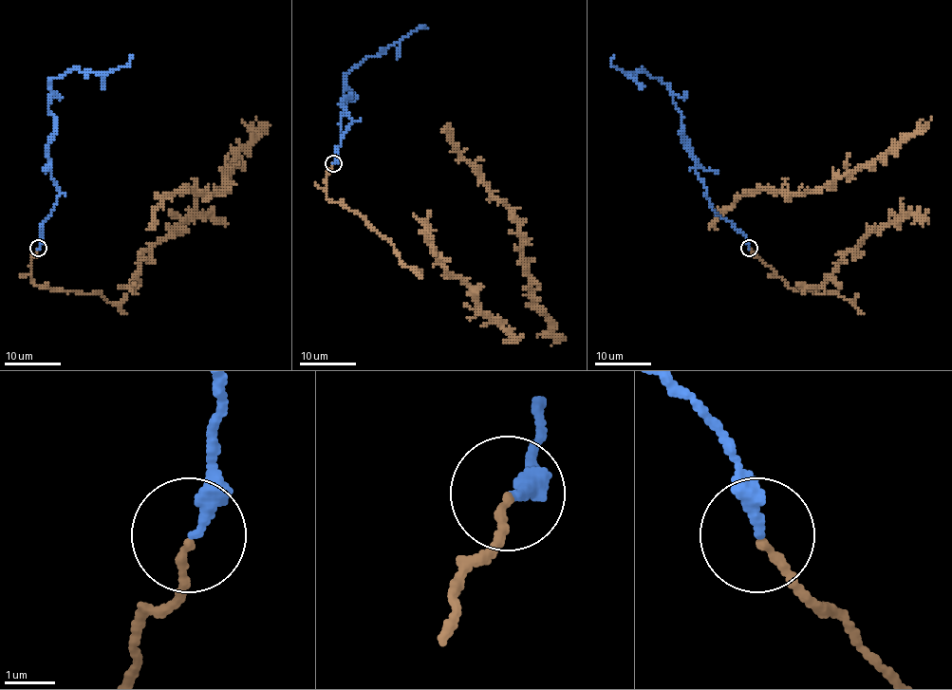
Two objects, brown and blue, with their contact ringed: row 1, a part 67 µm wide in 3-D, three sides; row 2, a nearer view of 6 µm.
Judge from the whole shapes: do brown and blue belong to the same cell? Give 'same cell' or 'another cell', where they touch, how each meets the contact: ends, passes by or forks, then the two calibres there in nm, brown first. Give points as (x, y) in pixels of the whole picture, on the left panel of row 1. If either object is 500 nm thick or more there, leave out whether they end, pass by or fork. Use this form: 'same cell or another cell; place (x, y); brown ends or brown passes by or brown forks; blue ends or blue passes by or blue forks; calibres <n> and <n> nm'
another cell; place (38, 248); brown ends; blue ends; calibres 160 and 240 nm

